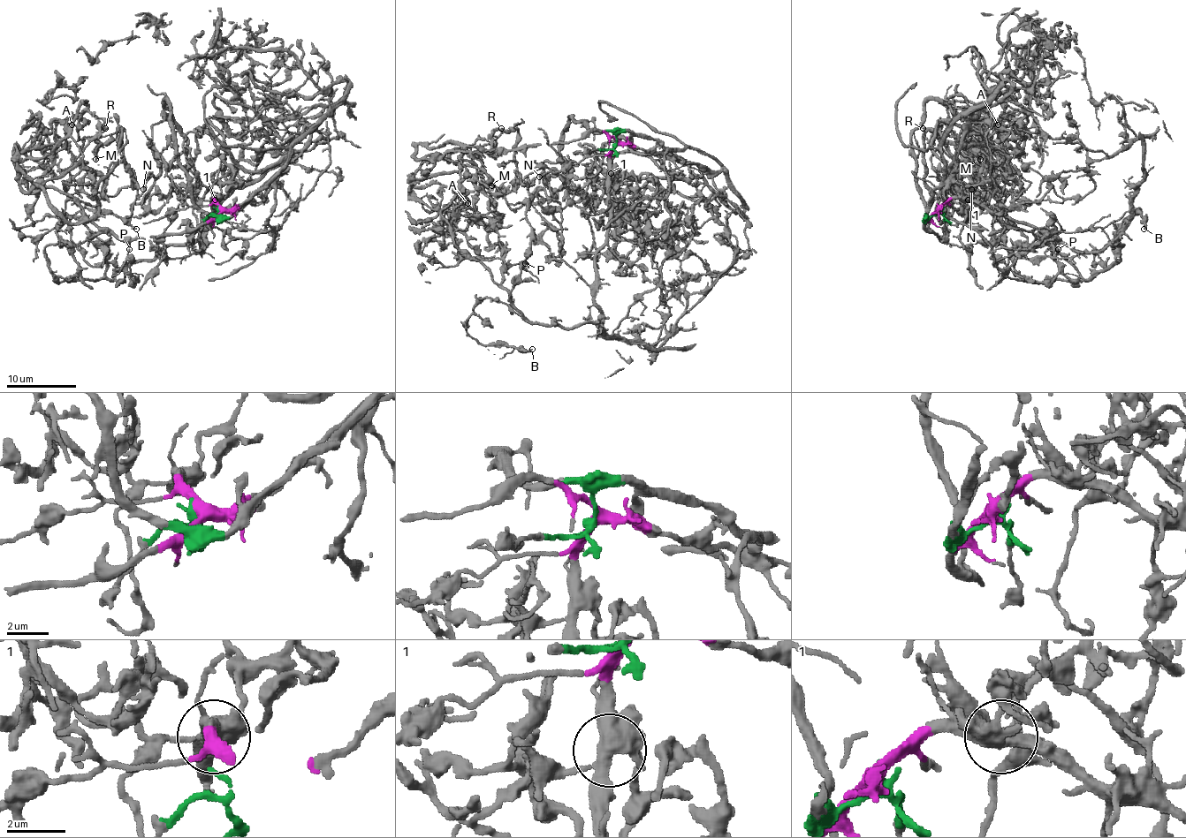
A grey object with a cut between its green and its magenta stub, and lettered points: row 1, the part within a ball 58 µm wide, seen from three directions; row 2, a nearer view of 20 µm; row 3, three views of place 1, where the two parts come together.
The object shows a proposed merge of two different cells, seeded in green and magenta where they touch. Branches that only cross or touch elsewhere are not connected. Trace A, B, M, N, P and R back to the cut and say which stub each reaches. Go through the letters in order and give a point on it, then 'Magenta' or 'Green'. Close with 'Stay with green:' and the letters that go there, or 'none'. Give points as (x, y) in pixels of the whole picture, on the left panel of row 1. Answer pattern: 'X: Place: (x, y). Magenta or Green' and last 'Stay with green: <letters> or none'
A: Place: (72, 124). Green
B: Place: (136, 229). Magenta
M: Place: (95, 159). Green
N: Place: (143, 189). Green
P: Place: (129, 249). Magenta
R: Place: (105, 128). Green
Stay with green: A, M, N, R

